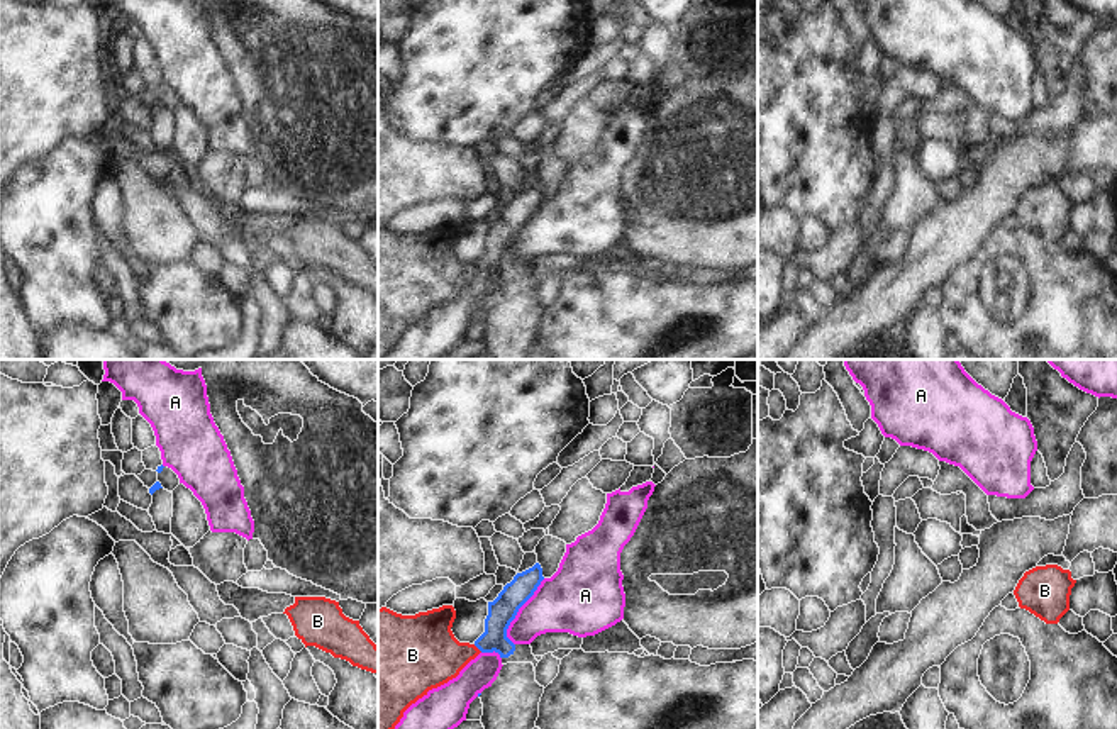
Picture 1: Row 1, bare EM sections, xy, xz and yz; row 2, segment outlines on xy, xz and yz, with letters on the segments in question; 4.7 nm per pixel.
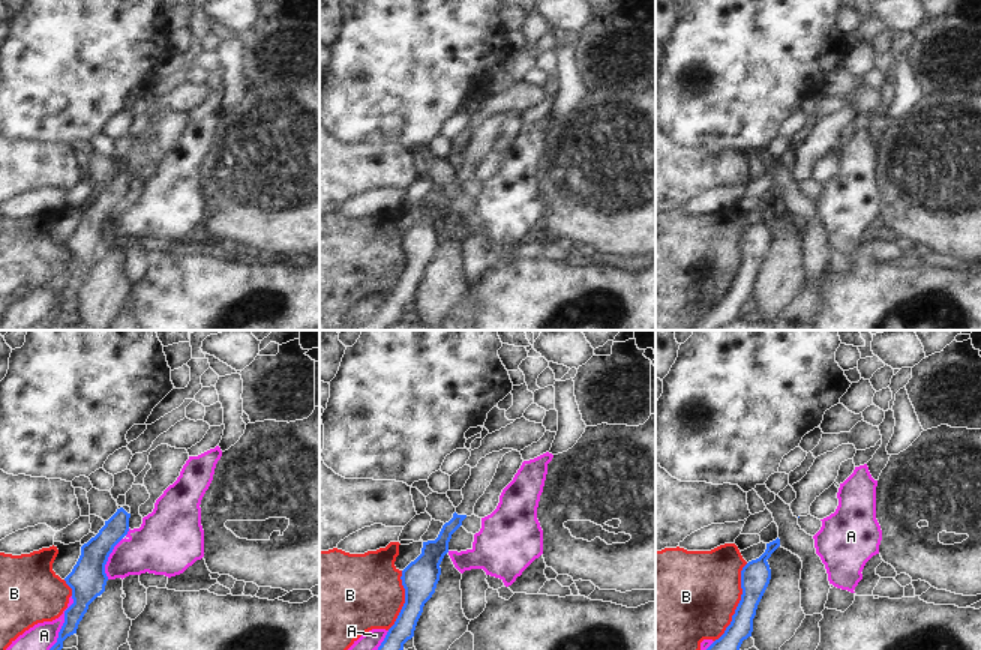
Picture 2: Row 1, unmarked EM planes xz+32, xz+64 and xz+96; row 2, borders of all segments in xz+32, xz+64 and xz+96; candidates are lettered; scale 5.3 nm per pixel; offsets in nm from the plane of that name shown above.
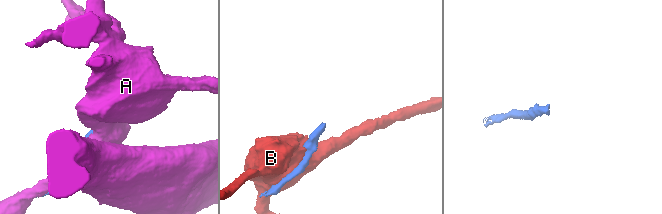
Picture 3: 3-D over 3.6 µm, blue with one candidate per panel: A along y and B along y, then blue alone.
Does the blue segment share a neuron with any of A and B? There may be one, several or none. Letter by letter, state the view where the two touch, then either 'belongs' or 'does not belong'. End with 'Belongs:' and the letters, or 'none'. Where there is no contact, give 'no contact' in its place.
A: xz | does not belong
B: xz | does not belong
Belongs: none

